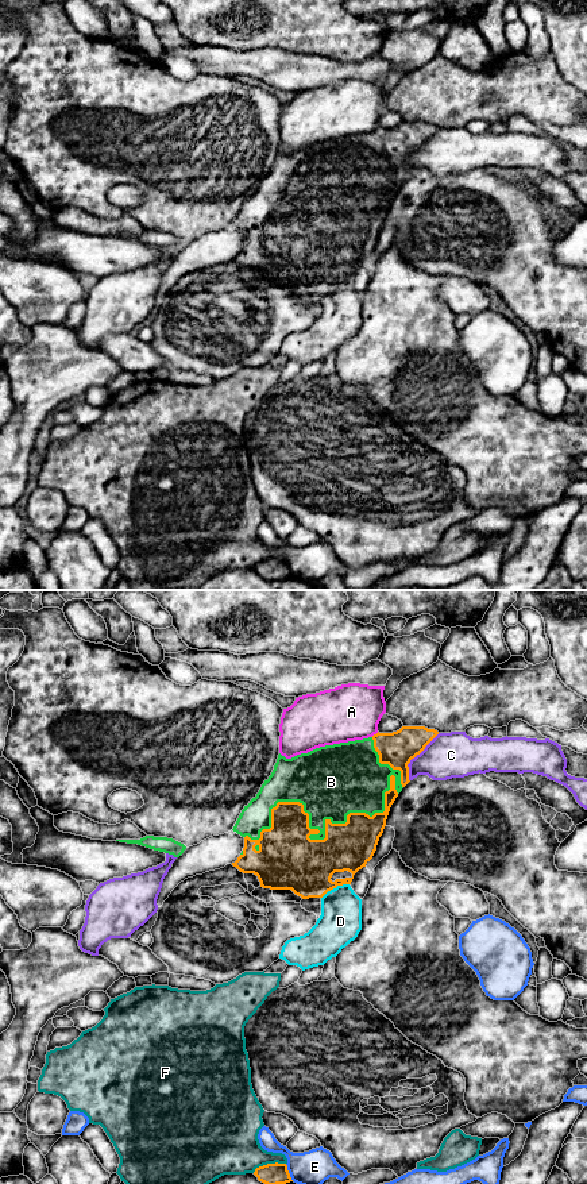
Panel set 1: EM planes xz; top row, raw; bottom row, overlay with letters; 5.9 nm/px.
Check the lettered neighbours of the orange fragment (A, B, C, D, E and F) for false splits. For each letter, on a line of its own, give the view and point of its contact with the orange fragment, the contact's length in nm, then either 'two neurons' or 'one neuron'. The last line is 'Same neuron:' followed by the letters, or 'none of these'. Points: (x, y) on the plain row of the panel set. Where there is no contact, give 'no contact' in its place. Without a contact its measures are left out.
A: meets orange in xz at (374, 130); contact 50 nm long; two neurons
B: meets orange in xz at (315, 235); contact 950 nm long; one neuron
C: meets orange in xz at (414, 151); contact 340 nm long; two neurons
D: meets orange in xz at (335, 282); contact 190 nm long; two neurons
E: meets orange in xz at (288, 567); contact 120 nm long; two neurons
F: meets orange in xz at (269, 559); contact 200 nm long; two neurons
Same neuron: B

